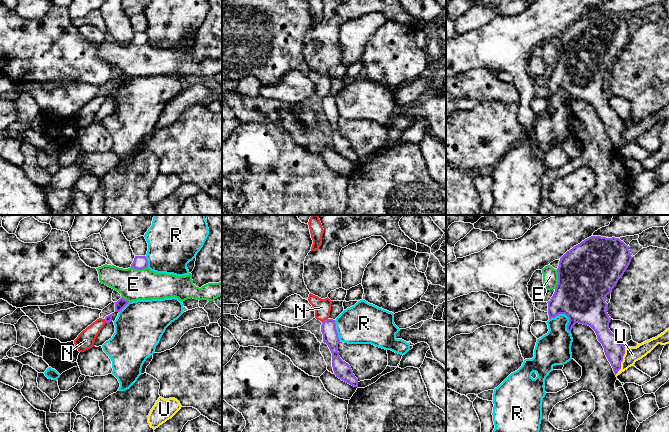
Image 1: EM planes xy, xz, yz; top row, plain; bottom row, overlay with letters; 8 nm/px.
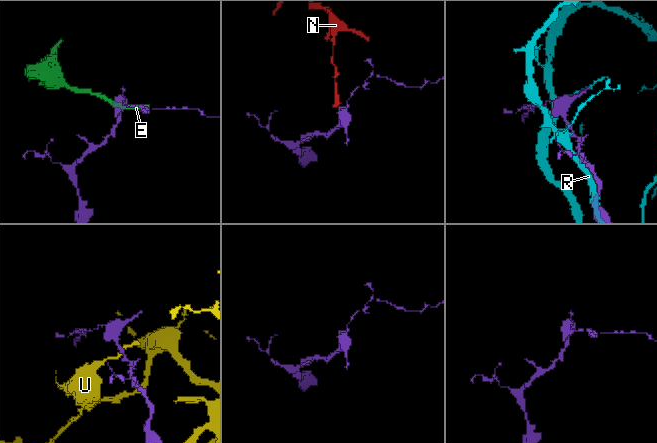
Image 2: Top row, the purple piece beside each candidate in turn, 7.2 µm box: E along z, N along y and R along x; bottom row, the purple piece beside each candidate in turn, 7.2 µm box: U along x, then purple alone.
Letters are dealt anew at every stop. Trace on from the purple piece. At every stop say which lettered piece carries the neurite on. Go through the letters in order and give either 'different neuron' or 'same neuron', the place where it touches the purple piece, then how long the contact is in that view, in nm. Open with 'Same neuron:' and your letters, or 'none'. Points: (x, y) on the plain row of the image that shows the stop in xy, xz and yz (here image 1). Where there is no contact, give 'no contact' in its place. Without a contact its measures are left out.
Same neuron: none
E: different neuron | yz (558, 55) | 150 nm
N: different neuron | xz (325, 96) | 60 nm
R: different neuron | yz (566, 91) | 200 nm
U: different neuron | yz (622, 136) | 240 nm

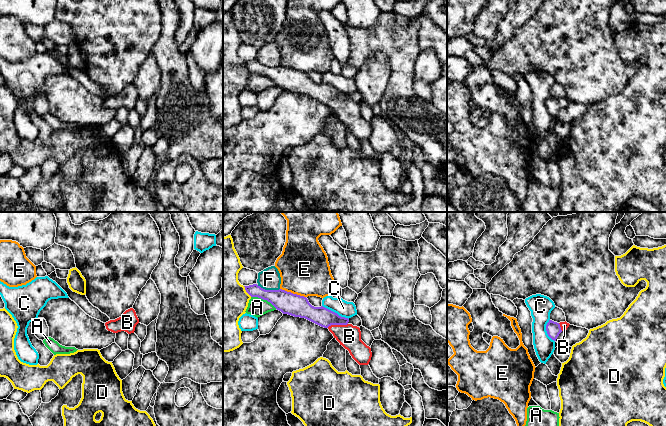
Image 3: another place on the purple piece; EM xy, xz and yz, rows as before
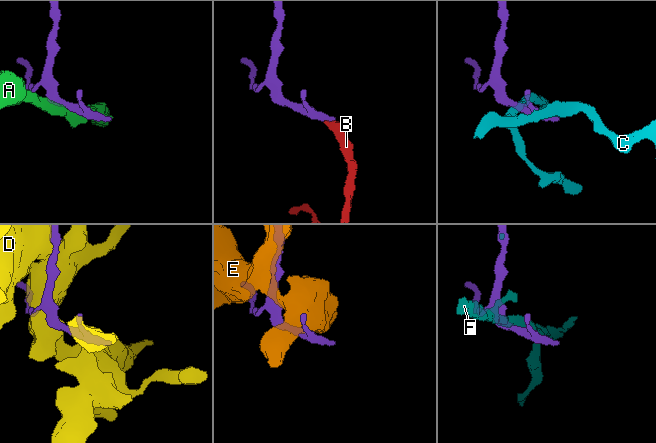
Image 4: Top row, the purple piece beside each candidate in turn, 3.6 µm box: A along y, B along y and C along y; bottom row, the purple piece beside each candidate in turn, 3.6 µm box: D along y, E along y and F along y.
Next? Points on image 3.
Same neuron: B
A: different neuron | xz (264, 75) | 220 nm
B: same neuron | xz (337, 100) | 170 nm
C: different neuron | xz (334, 88) | 240 nm
D: different neuron | xz (246, 67) | 110 nm
E: different neuron | xz (292, 69) | 220 nm
F: different neuron | xz (268, 66) | 190 nm

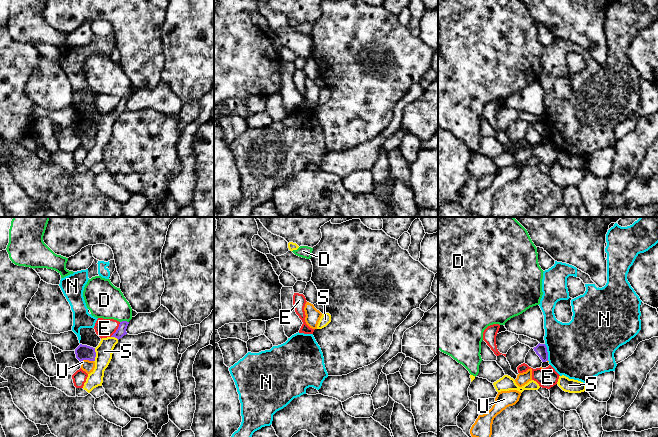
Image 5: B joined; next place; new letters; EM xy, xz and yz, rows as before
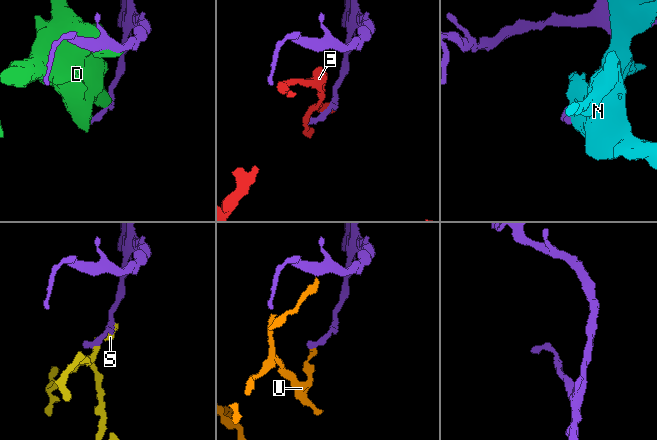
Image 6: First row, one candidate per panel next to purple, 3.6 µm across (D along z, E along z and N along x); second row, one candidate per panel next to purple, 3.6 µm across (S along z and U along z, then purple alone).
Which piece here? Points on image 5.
Same neuron: none
D: different neuron | xy (124, 97) | 70 nm
E: different neuron | xy (117, 105) | 150 nm
N: different neuron | yz (547, 128) | 140 nm
S: different neuron | xy (95, 131) | 110 nm
U: different neuron | xy (86, 135) | 110 nm

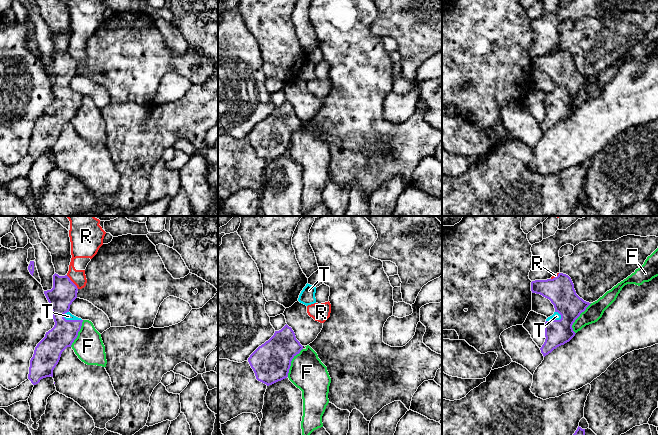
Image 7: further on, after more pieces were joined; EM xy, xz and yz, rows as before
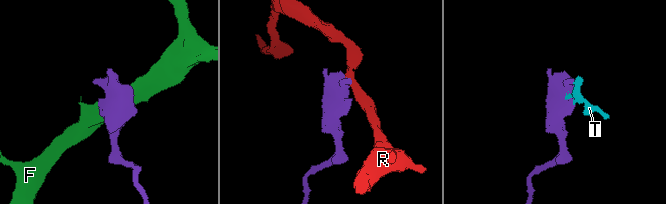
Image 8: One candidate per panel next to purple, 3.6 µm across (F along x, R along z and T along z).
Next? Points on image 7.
Same neuron: T
F: different neuron | yz (577, 93) | 280 nm
R: different neuron | xy (72, 58) | 150 nm
T: same neuron | xy (71, 96) | 160 nm

